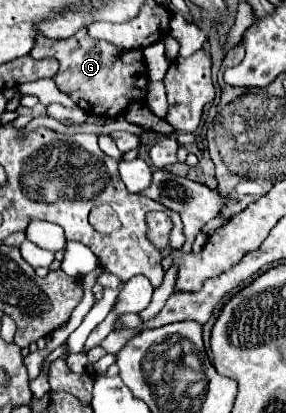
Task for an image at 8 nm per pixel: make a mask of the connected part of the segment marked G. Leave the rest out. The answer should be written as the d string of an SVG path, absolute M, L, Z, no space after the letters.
M83 28L65 40L53 40L47 36L37 38L31 50L31 56L57 58L61 64L59 72L53 76L53 82L57 84L57 88L65 92L87 114L101 116L101 118L115 118L123 114L131 102L145 100L149 92L149 78L147 78L145 62L137 60L137 62L125 64L121 60L123 52L125 50L121 50L119 46L111 42L91 38L87 34L87 28Z

